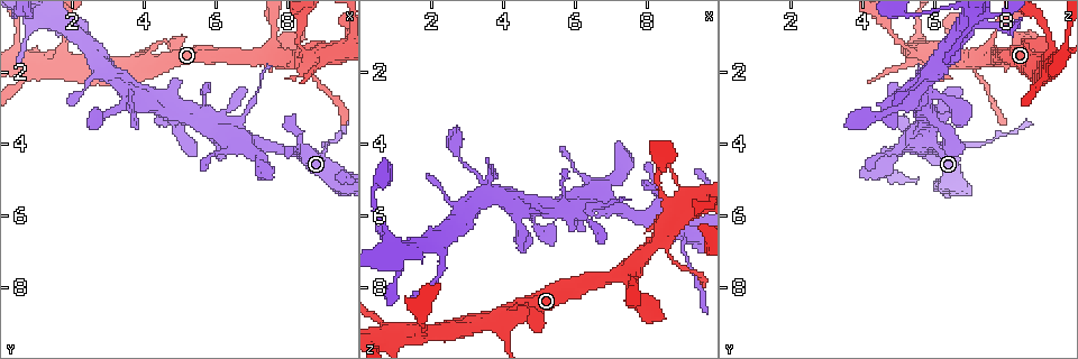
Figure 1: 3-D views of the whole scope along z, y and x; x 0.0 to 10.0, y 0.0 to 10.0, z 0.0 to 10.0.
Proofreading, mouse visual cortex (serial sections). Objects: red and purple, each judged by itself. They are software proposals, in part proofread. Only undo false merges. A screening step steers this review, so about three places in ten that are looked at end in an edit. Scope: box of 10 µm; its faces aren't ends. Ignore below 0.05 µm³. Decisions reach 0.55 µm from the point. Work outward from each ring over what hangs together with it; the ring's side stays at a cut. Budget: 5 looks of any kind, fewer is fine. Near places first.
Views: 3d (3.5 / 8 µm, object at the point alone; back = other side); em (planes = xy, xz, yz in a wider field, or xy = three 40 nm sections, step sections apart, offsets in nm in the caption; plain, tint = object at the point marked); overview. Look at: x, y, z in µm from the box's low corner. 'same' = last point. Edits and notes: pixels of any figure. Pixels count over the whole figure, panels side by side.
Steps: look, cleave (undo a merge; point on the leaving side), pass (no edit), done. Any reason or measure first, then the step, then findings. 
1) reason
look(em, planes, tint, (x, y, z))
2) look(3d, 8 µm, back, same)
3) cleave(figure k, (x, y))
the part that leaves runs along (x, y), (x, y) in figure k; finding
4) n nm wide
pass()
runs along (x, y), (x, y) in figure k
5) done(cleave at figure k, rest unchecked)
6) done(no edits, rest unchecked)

three arms meet
look(3d, 3.5 µm, back, (6.30, 3.15, 5.95))

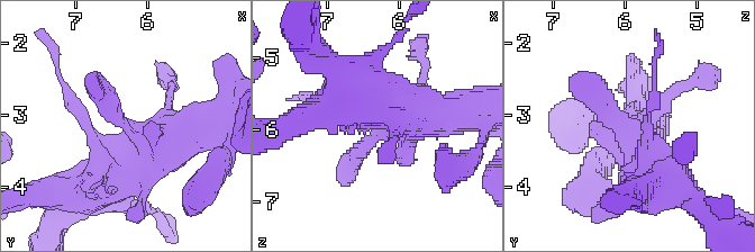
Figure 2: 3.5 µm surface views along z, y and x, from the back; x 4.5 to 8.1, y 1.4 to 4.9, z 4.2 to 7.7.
look(em, xy, step 3, tint, (6.25, 3.15, 6.00))

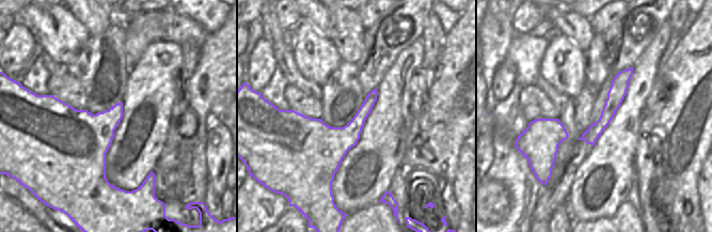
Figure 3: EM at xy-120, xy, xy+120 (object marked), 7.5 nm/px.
pass()
all the same cell

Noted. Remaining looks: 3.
abrupt turn
look(3d, 3.5 µm, (4.00, 1.65, 9.00))

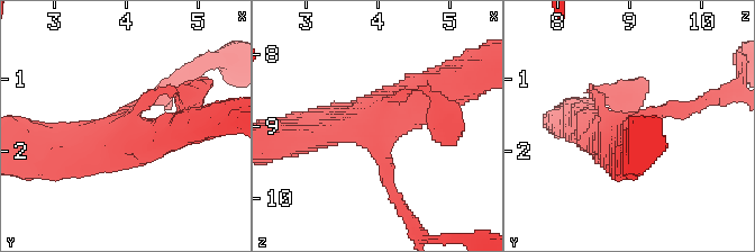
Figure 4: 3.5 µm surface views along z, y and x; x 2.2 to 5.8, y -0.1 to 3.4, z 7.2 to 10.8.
need the tissue
look(em, planes, tint, (4.00, 1.65, 9.05))

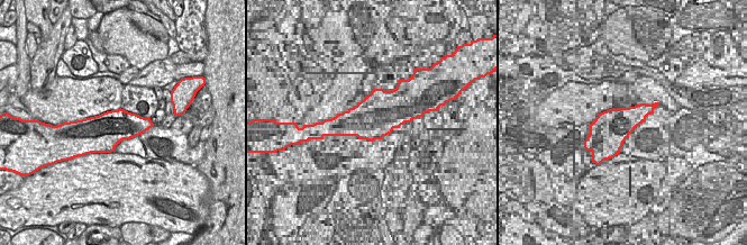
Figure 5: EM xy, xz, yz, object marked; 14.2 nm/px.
pass()
all the same cell

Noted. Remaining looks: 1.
done(no edits, rest unchecked)

